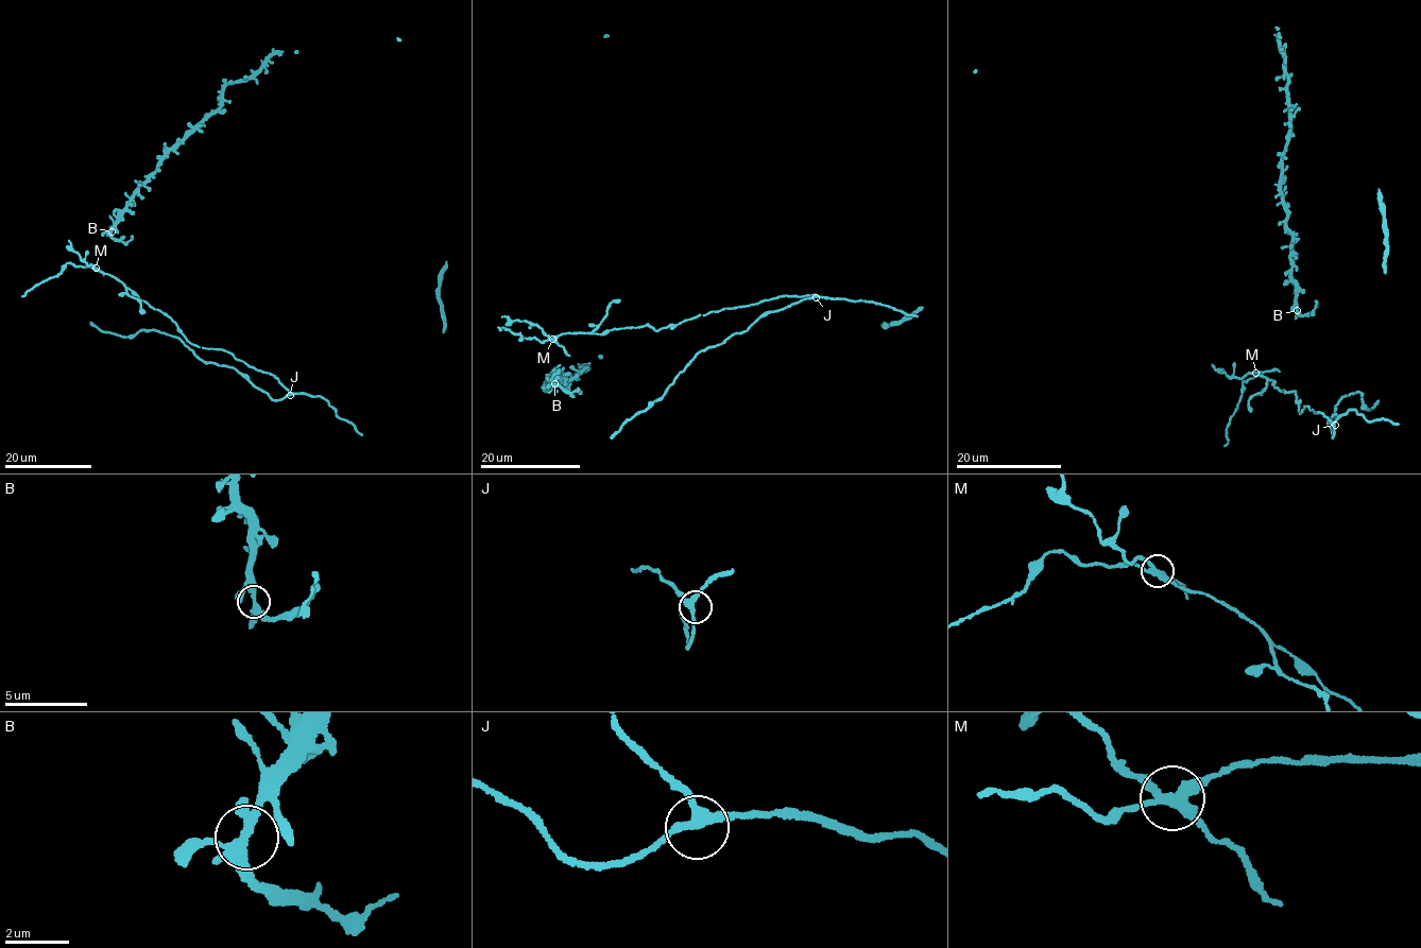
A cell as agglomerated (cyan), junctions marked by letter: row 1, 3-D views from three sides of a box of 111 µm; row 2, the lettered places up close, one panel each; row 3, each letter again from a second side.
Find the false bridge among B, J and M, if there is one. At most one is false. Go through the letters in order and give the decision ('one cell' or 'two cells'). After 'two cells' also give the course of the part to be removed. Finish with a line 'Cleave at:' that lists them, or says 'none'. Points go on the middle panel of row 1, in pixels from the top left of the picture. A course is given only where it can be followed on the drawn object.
B: one cell
J: one cell
M: two cells | (552, 339), (535, 325), (501, 317)
Cleave at: M

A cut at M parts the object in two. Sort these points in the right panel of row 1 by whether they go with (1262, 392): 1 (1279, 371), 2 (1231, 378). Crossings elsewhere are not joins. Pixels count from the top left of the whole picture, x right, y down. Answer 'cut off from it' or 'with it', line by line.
1: cut off from it
2: cut off from it

